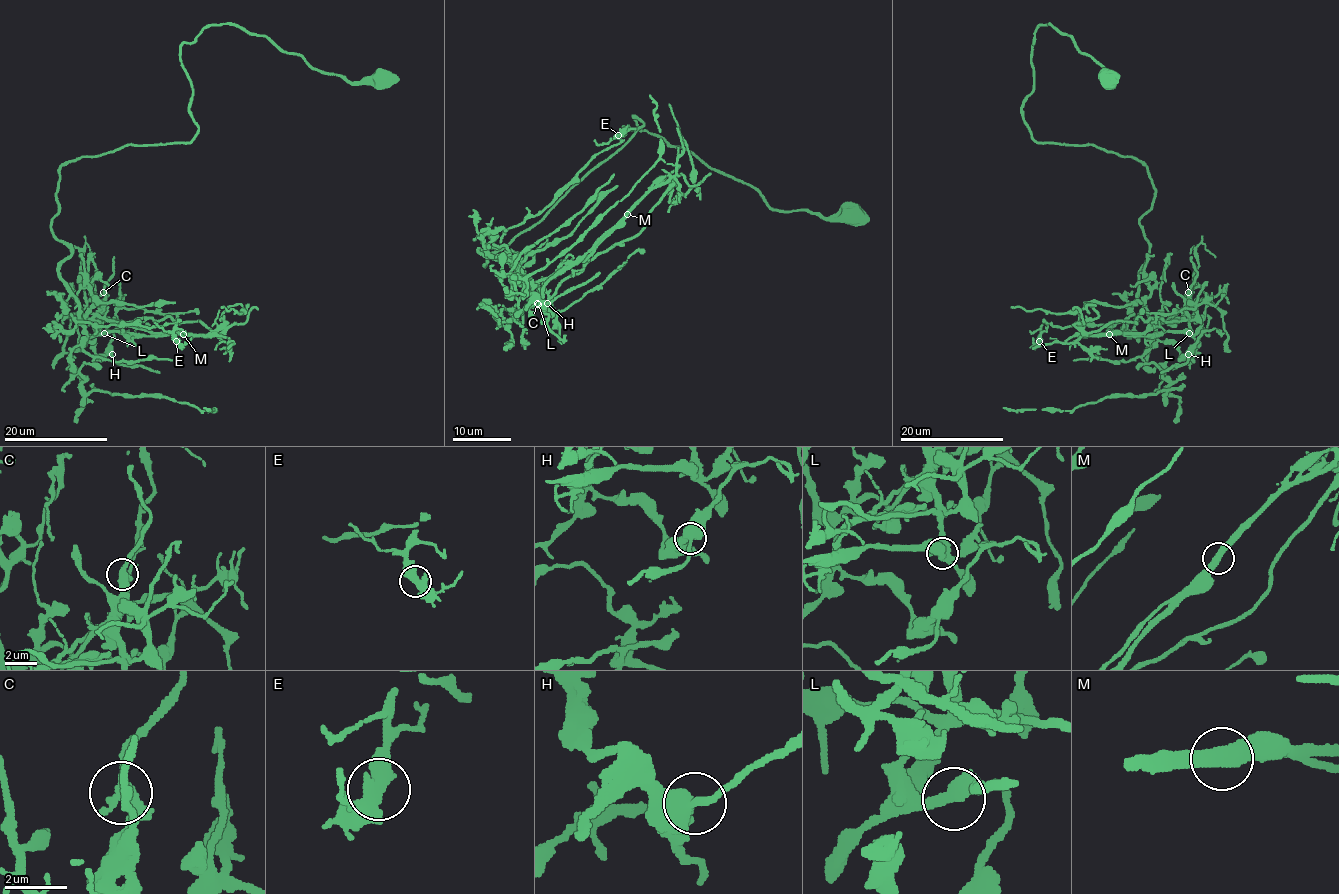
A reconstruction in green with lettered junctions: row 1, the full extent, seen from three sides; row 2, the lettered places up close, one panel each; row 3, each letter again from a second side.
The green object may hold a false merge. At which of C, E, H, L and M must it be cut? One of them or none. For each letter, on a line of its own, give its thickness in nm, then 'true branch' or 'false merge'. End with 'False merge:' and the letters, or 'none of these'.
C: 440 nm thick; true branch
E: 460 nm thick; true branch
H: 440 nm thick; true branch
L: 440 nm thick; true branch
M: 440 nm thick; false merge
False merge: M

